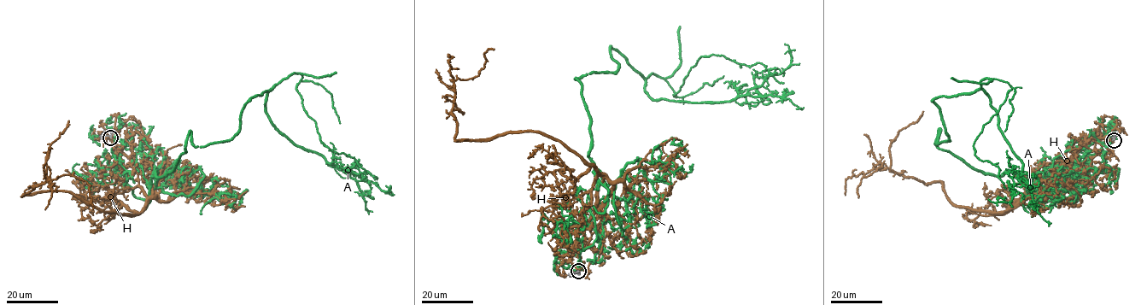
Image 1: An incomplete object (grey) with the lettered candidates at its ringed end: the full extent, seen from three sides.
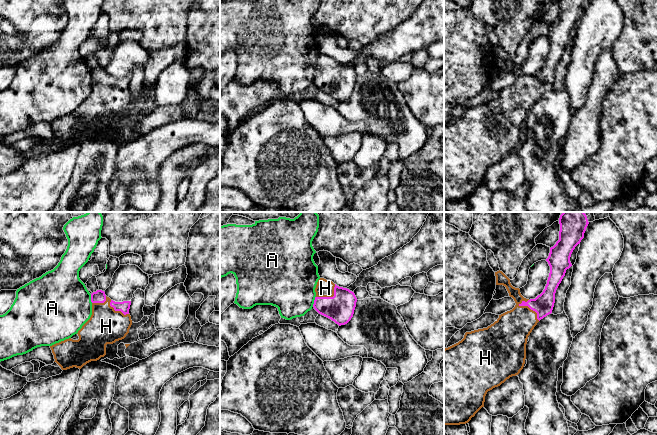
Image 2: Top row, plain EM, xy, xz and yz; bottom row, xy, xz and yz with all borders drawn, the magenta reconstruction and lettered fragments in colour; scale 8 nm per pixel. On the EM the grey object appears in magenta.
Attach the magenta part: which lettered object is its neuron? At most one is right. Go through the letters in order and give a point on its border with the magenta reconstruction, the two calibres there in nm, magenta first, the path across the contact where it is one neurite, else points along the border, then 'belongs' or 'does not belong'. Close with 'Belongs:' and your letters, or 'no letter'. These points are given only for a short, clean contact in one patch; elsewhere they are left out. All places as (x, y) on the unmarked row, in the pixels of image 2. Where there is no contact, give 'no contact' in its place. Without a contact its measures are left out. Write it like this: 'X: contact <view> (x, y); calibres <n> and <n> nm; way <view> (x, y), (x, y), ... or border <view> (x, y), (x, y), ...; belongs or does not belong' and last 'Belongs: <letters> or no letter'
A: contact xz (314, 77); calibres 220 and 420 nm; border xz (315, 72), (312, 82); does not belong
H: contact yz (531, 85); calibres 170 and 300 nm; way yz (543, 80), (536, 85), (531, 85), (510, 108); belongs
Belongs: H

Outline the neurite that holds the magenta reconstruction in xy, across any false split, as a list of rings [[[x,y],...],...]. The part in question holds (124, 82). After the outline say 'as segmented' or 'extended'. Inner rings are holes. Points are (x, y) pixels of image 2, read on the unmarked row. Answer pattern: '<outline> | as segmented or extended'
[[[102,66],[91,70],[92,91],[78,107],[78,116],[71,114],[50,122],[54,135],[62,146],[73,143],[81,145],[91,137],[97,137],[106,131],[106,121],[122,116],[129,109],[132,101],[129,85],[131,77],[115,78],[105,71]]] | extended

